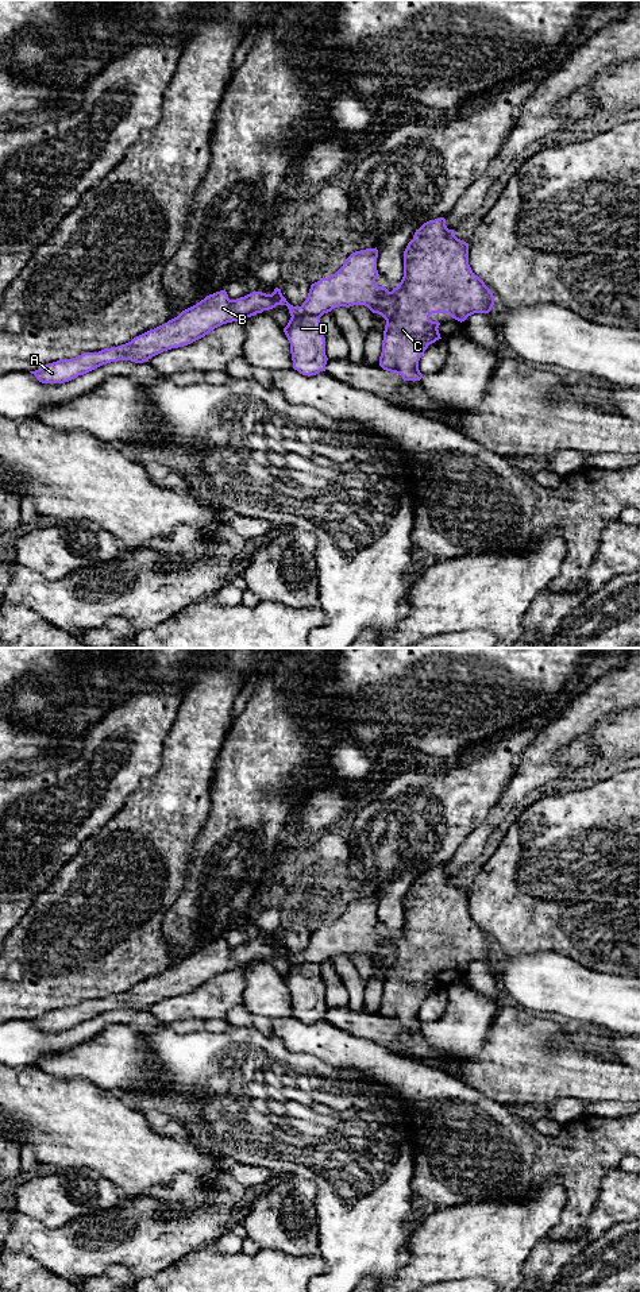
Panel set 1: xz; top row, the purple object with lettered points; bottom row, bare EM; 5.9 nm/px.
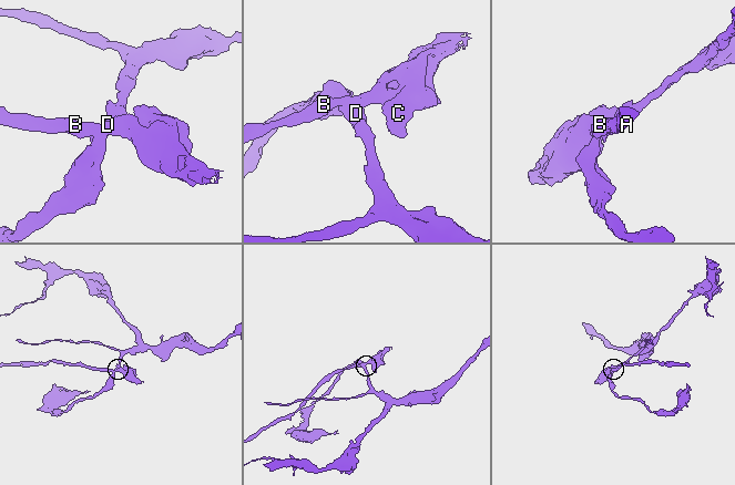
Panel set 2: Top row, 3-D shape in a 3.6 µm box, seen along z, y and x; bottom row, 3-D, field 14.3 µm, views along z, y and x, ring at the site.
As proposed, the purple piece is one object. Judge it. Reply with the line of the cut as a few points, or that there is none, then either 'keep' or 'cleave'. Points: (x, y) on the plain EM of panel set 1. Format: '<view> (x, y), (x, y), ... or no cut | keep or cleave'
xz (292, 963), (319, 965) | cleave

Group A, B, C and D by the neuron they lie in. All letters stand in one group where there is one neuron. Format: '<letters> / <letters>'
A B C / D

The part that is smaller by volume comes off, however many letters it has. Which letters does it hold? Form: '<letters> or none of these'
A, B, C

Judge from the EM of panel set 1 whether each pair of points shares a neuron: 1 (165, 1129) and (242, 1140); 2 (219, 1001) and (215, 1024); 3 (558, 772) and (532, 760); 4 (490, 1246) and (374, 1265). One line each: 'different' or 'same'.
1: different
2: different
3: same
4: different

